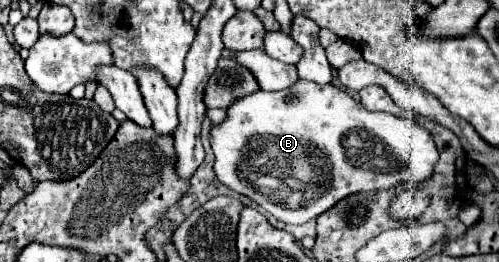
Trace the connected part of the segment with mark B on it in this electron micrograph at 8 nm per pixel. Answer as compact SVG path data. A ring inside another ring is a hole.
M301 78L285 90L257 90L231 102L225 120L221 124L213 124L209 140L215 154L213 168L217 178L231 190L255 200L261 208L285 224L305 224L353 192L369 192L393 188L399 182L417 184L427 180L433 174L433 166L439 156L429 132L413 120L405 120L389 112L367 112L345 90L333 84L315 84ZM263 174L271 176L271 182L267 182L271 184L271 190L259 188Z

